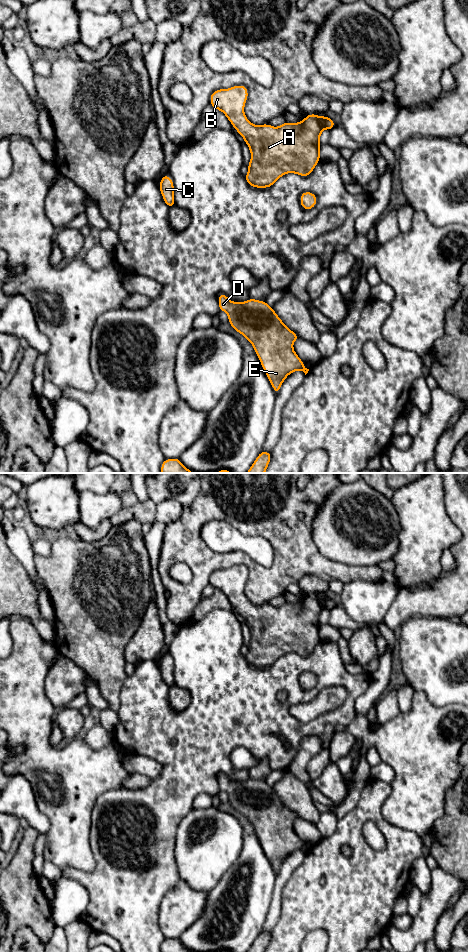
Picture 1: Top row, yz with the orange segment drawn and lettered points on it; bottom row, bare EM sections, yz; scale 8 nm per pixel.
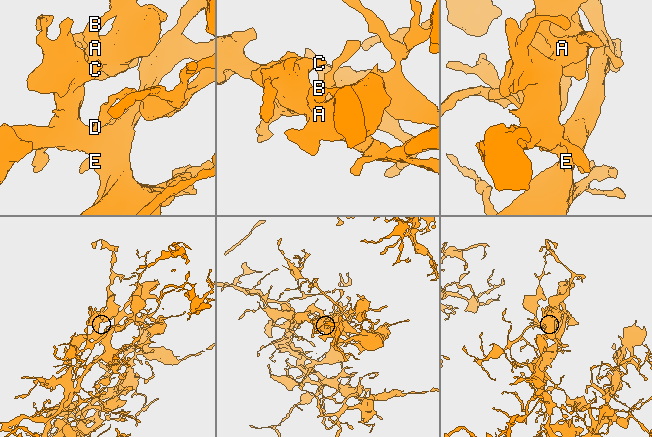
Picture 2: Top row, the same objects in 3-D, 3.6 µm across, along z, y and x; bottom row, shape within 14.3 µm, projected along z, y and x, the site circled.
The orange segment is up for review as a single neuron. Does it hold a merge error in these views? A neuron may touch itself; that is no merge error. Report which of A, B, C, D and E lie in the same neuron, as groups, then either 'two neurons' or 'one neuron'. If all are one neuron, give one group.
A B C D E; one neuron

